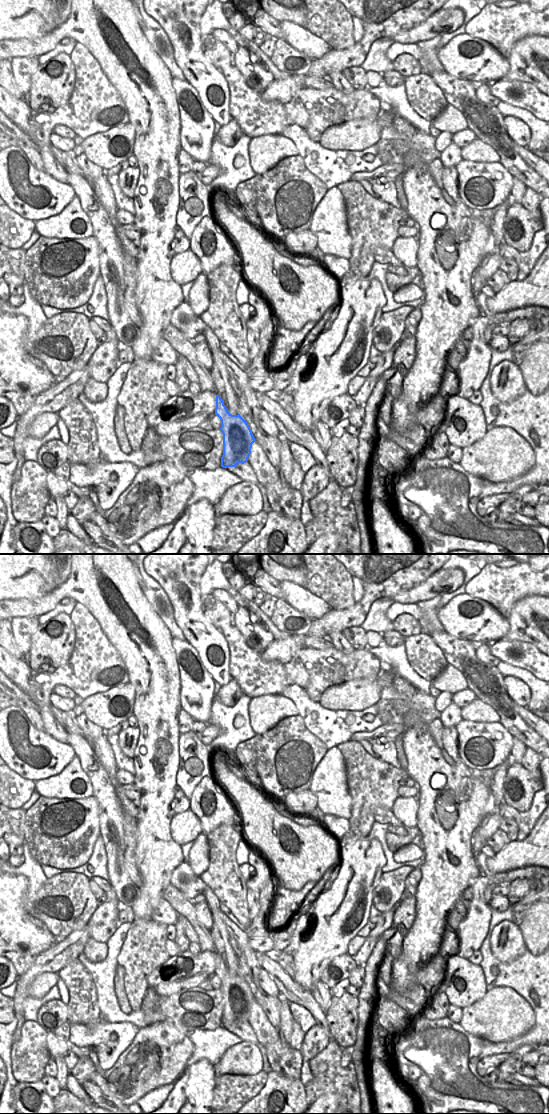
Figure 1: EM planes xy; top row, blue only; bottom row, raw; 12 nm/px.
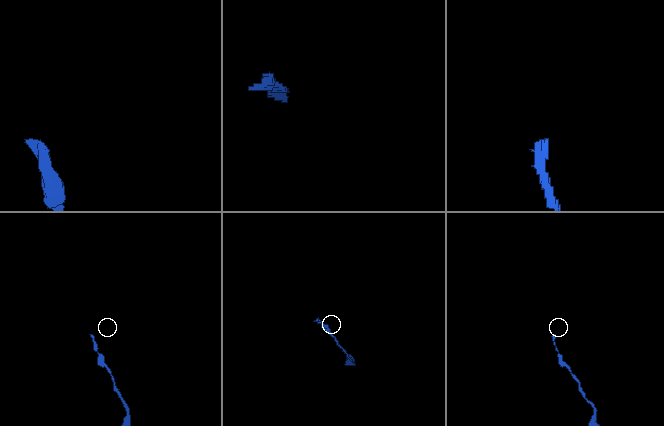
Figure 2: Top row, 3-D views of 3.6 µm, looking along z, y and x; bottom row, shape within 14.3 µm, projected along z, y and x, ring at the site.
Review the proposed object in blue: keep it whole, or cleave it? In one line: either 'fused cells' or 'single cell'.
single cell

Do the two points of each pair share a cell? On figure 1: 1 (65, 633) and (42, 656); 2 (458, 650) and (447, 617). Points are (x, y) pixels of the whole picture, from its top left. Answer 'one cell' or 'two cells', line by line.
1: one cell
2: two cells

